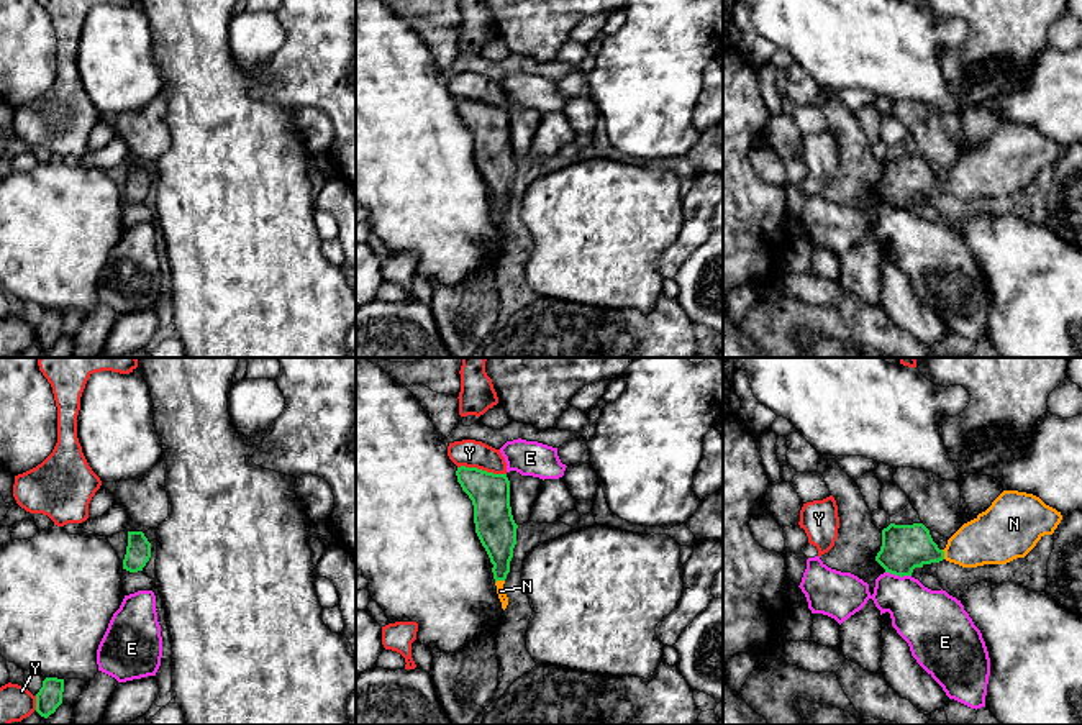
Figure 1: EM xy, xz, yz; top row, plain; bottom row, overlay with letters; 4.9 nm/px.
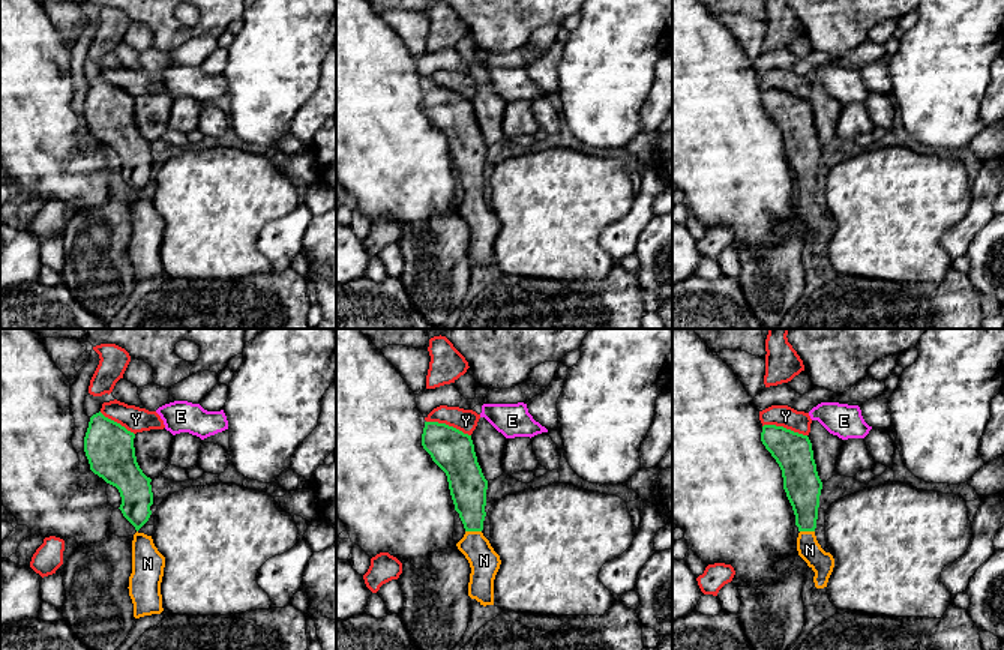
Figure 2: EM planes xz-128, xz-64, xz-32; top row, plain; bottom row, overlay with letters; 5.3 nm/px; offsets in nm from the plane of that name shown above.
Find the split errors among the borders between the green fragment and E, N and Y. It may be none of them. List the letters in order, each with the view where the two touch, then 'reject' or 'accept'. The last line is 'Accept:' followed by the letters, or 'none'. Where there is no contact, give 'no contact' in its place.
E: contact in yz; reject
N: contact in xz; accept
Y: contact in xz; reject
Accept: N

